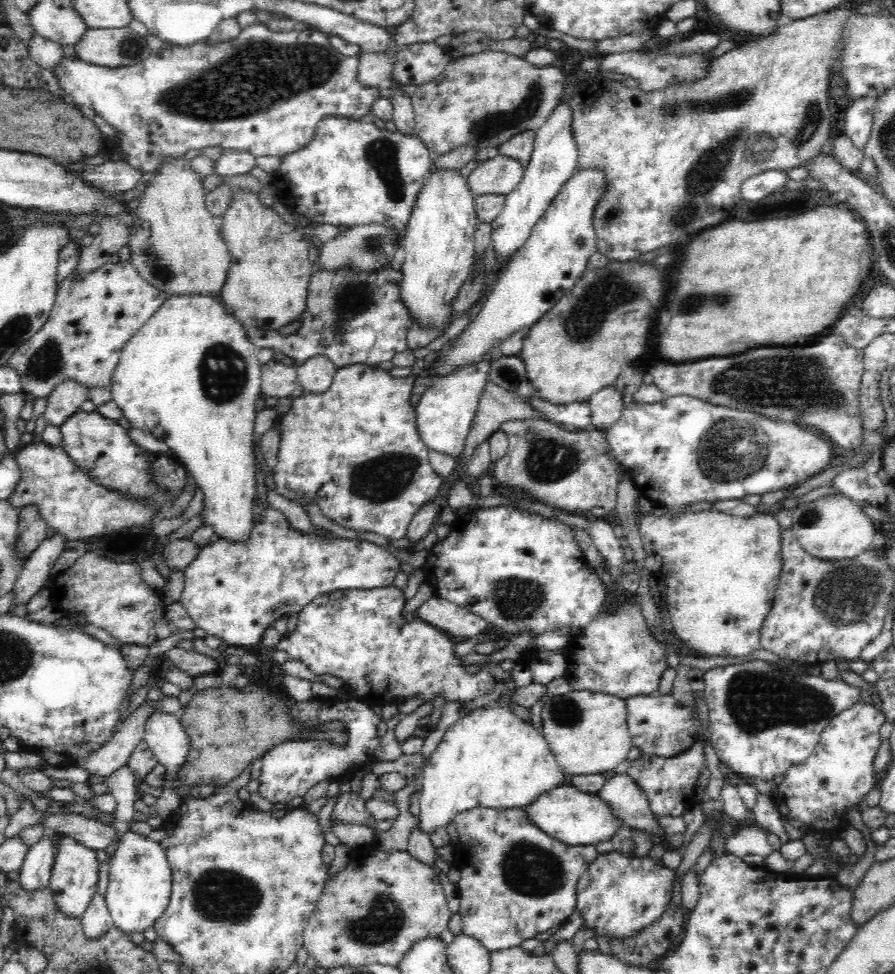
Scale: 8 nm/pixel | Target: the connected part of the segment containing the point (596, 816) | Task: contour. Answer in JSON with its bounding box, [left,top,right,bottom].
[525,786,620,846]

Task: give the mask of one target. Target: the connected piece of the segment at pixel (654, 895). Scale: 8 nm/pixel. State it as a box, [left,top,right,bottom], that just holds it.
[576,851,676,940]

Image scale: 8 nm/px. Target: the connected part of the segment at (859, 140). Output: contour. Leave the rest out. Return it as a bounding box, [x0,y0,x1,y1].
[841,96,874,150]

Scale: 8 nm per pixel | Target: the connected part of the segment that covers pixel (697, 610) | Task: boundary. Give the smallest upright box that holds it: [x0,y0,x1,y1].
[637,511,782,656]

